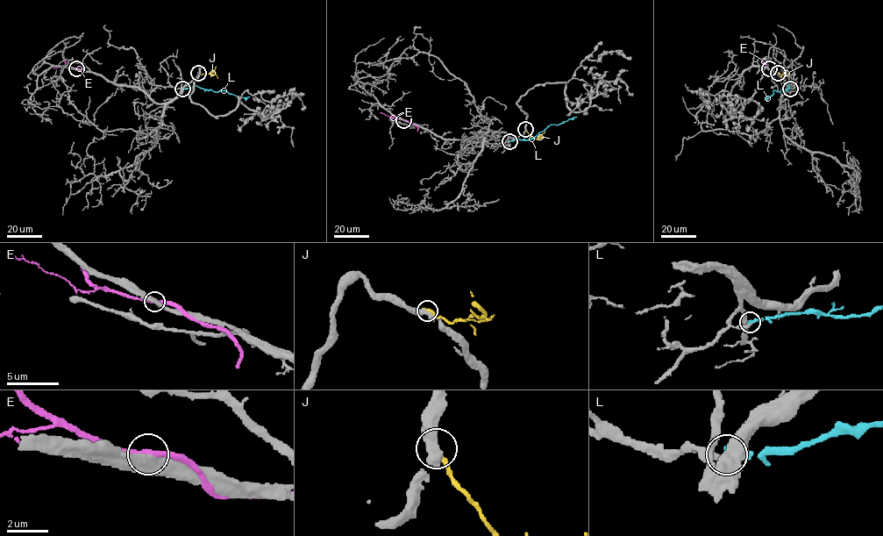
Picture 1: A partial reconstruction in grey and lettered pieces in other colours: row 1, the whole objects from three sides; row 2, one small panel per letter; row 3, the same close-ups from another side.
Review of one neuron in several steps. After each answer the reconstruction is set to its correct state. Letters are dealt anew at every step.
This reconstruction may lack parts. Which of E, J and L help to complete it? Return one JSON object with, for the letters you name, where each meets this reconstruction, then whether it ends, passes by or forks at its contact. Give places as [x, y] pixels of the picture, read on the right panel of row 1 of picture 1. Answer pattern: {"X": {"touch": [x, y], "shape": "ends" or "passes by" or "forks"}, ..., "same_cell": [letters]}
{"same_cell": []}

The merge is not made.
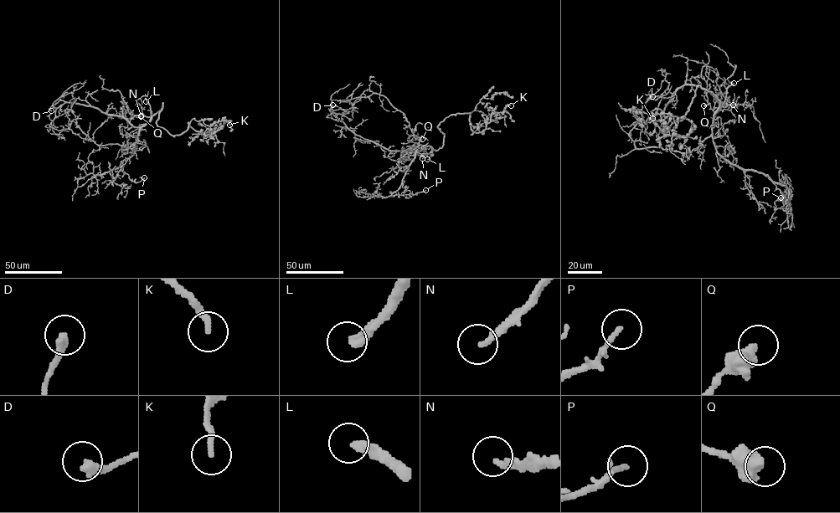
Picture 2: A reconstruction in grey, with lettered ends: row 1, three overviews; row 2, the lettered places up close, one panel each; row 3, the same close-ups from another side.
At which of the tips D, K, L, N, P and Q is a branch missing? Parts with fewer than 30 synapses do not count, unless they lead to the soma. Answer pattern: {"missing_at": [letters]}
{"missing_at": ["L", "N"]}

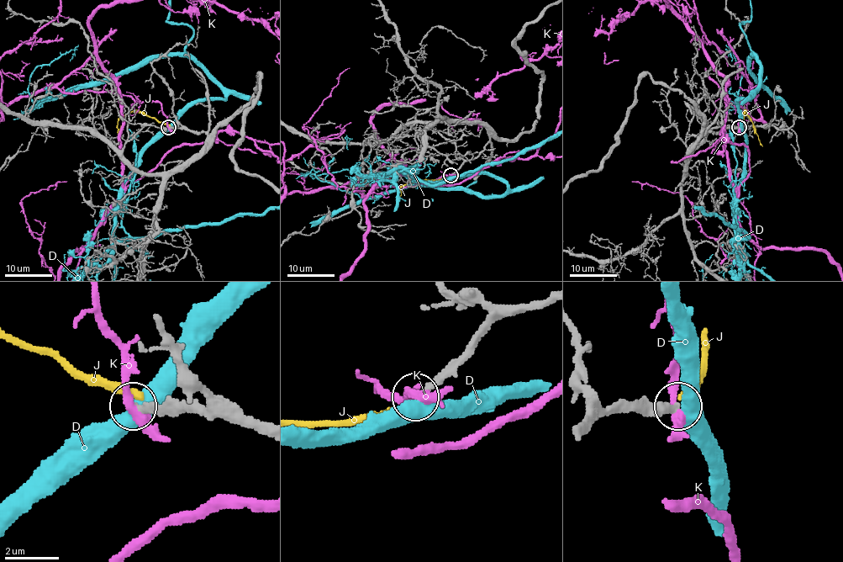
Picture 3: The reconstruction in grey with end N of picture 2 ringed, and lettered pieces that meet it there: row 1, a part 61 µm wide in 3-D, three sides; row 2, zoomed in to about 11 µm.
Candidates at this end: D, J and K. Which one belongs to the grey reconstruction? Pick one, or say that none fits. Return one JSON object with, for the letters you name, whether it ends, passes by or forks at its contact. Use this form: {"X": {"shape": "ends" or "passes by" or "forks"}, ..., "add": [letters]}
{"add": []}

